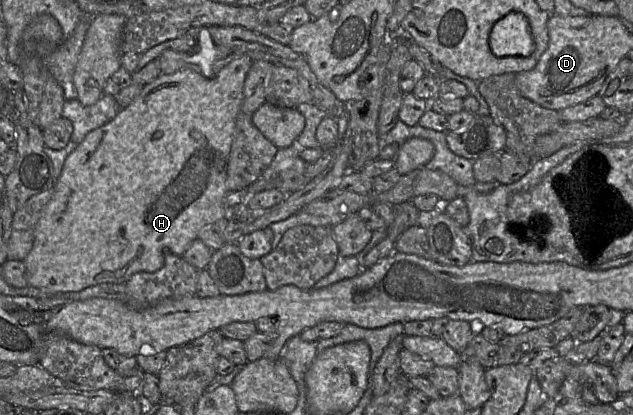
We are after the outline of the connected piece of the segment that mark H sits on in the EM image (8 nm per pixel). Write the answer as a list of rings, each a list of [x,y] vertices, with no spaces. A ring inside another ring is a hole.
[[[241,54],[222,67],[212,78],[200,72],[186,69],[170,75],[160,74],[155,80],[143,86],[133,102],[107,124],[89,132],[84,140],[65,159],[61,174],[53,186],[51,199],[44,207],[34,231],[33,246],[22,261],[26,269],[28,286],[47,294],[79,292],[102,283],[126,283],[137,272],[153,273],[164,265],[163,249],[168,248],[176,256],[182,256],[189,245],[197,239],[202,228],[229,215],[229,193],[226,187],[226,172],[236,118],[240,112],[246,75],[253,64],[247,54]]]

